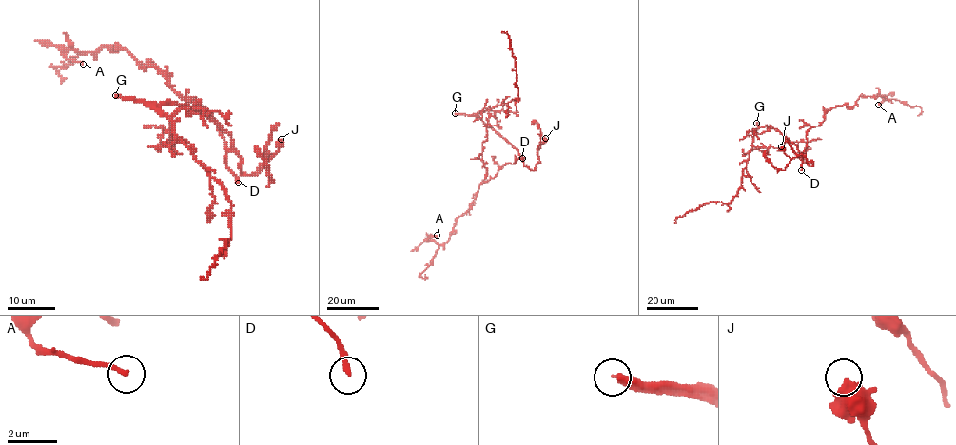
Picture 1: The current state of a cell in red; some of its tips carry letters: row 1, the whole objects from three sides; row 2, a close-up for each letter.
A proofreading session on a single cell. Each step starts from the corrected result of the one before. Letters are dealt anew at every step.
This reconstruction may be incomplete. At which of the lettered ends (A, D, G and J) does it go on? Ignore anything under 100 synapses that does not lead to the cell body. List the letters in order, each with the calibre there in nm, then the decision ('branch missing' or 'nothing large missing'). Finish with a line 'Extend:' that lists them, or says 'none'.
A: 180 nm thick; nothing large missing
D: 180 nm thick; nothing large missing
G: 360 nm thick; branch missing
J: 550 nm thick; nothing large missing
Extend: G

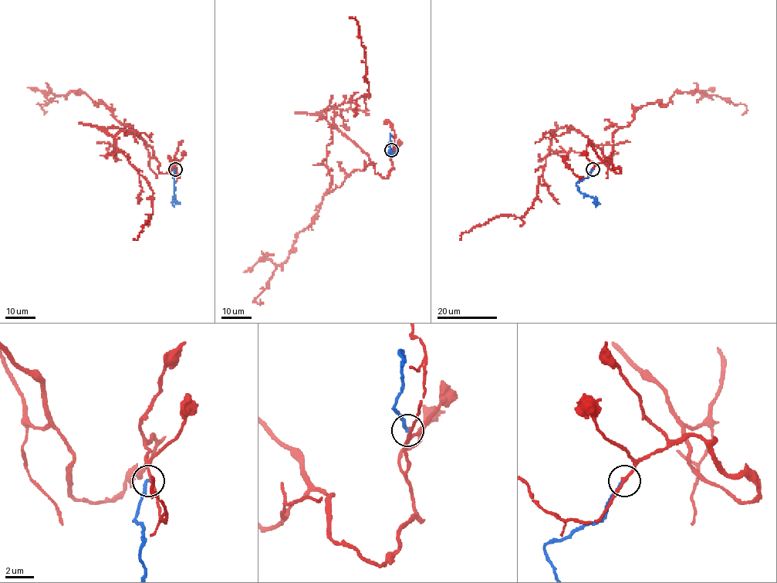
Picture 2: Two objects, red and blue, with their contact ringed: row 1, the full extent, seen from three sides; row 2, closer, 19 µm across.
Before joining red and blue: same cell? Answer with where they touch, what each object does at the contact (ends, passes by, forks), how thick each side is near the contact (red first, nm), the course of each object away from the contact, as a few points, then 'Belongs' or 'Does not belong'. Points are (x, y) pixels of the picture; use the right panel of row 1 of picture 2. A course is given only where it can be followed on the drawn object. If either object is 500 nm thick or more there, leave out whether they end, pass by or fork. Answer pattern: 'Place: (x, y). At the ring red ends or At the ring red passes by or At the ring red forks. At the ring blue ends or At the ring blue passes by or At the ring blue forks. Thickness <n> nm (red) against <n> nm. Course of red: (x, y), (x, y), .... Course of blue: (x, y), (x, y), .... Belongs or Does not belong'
Place: (592, 169). At the ring red passes by. At the ring blue ends. Thickness 200 nm (red) against 240 nm. Course of red: (592, 169), (608, 160), (620, 172), (586, 136), (555, 129), (533, 205), (460, 238). Course of blue: (592, 169), (588, 177), (578, 181), (576, 186), (580, 192), (596, 201), (592, 201). Does not belong

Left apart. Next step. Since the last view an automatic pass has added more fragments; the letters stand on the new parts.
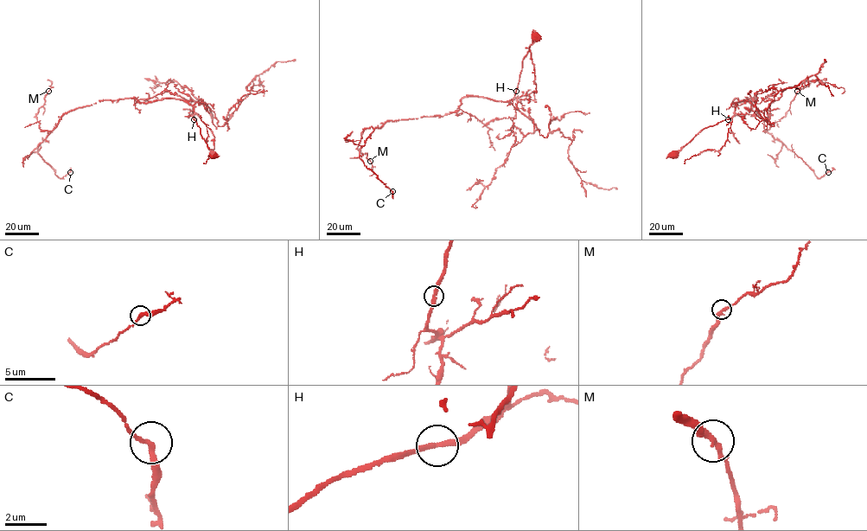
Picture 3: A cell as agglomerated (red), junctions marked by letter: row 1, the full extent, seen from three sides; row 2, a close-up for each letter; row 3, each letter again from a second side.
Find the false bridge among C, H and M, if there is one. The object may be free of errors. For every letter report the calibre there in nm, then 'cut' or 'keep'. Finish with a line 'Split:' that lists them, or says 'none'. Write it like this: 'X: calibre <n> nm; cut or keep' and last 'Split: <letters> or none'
C: calibre 240 nm; keep
H: calibre 240 nm; keep
M: calibre 240 nm; keep
Split: none

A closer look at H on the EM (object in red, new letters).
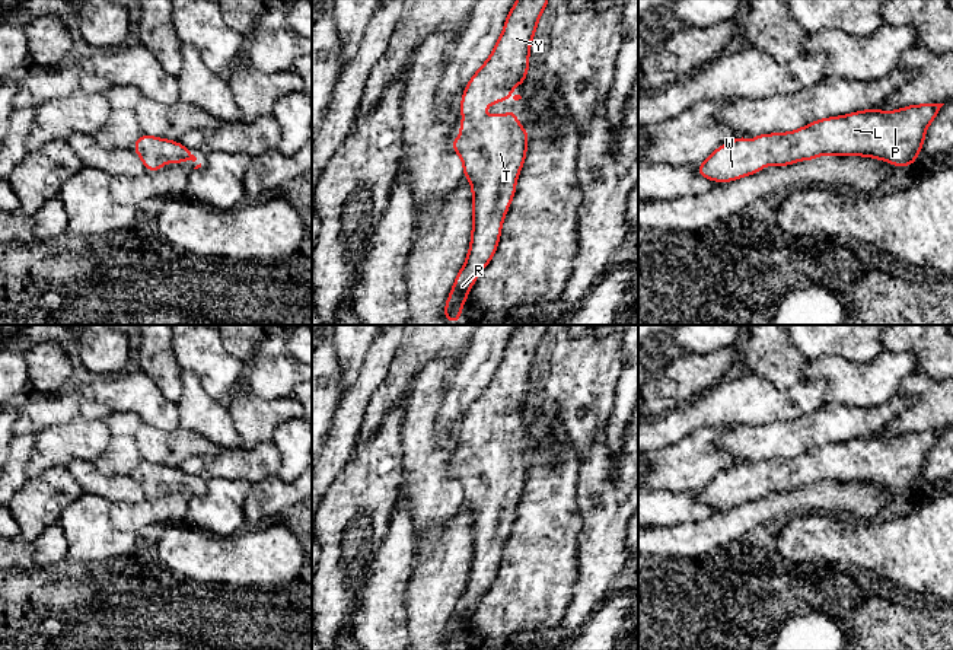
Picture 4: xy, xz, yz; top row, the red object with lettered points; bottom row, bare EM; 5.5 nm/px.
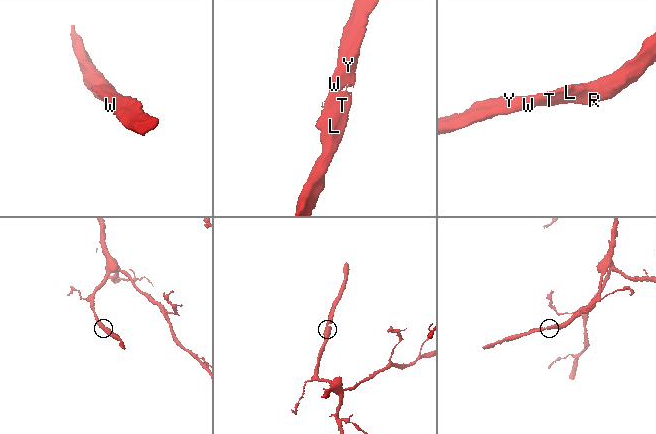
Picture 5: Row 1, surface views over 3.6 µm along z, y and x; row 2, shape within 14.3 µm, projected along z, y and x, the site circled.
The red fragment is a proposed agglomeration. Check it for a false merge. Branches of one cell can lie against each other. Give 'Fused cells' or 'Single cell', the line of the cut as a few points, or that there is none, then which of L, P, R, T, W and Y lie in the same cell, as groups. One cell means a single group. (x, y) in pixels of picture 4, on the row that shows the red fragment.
Single cell. No split. Groups: L P R T W Y

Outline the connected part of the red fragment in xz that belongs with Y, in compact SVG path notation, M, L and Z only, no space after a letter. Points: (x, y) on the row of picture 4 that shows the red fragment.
M517 0L514 3L490 58L468 82L462 96L460 136L452 141L452 149L462 157L463 176L472 184L472 238L466 261L456 275L444 308L444 318L452 324L459 322L462 305L471 287L495 254L528 149L528 130L517 122L513 108L506 115L481 117L478 112L485 111L490 103L507 101L511 87L523 85L529 68L530 44L545 7L548 7L548 0Z

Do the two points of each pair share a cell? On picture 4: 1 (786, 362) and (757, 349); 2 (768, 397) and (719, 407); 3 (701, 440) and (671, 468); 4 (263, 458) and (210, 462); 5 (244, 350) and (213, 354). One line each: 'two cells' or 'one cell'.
1: one cell
2: one cell
3: one cell
4: one cell
5: two cells

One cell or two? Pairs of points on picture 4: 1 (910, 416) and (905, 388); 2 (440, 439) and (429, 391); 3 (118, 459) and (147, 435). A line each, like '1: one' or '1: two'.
1: one
2: one
3: two

